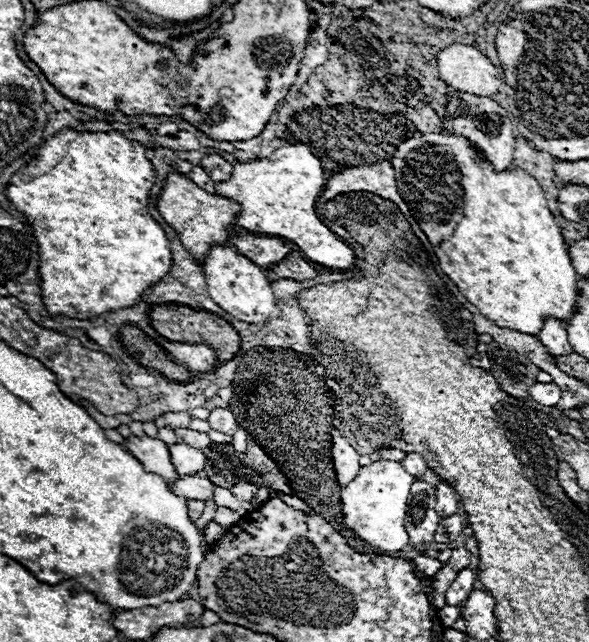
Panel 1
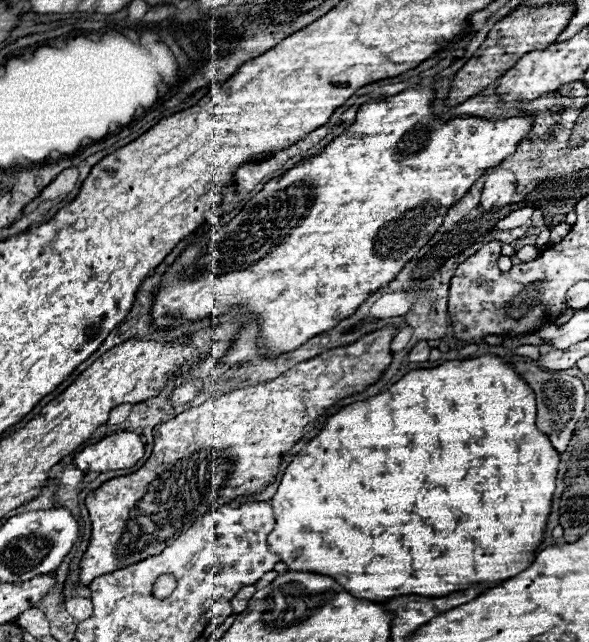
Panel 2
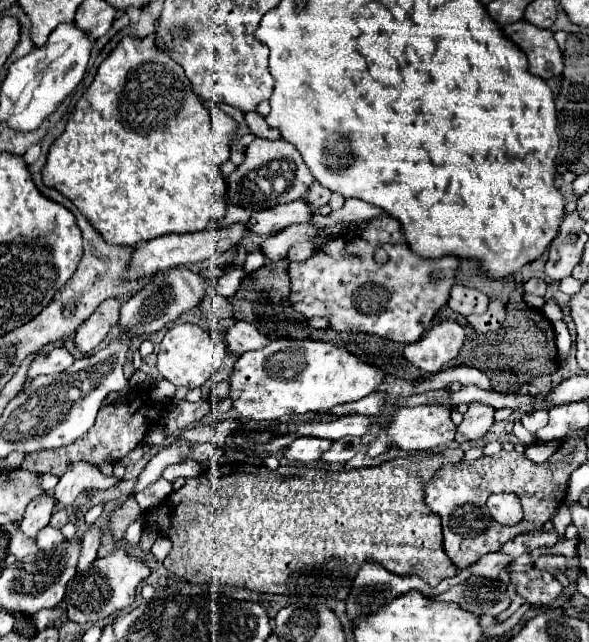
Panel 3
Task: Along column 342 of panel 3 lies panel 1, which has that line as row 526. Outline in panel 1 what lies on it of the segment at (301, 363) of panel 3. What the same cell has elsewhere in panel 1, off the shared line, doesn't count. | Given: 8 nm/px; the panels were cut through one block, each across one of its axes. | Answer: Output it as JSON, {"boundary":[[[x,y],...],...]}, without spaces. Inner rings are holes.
{"boundary":[[[378,460],[362,466],[358,476],[342,488],[342,514],[348,528],[352,528],[362,540],[384,552],[398,552],[408,544],[408,534],[404,530],[406,506],[410,496],[410,486],[414,476],[404,470],[400,462]]]}

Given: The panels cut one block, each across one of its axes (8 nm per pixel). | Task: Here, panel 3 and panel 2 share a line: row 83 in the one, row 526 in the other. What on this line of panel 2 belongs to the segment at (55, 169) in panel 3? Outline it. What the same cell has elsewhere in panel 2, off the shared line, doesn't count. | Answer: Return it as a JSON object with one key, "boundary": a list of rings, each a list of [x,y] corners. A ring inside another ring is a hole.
{"boundary":[[[384,326],[352,344],[330,348],[312,360],[300,362],[270,382],[212,396],[204,404],[154,426],[154,452],[148,462],[130,476],[104,482],[86,498],[86,508],[92,520],[92,538],[80,562],[80,584],[88,586],[98,576],[136,564],[146,556],[160,554],[166,546],[170,546],[170,542],[174,542],[192,526],[194,518],[208,514],[210,510],[216,510],[218,506],[236,498],[252,496],[274,482],[282,454],[290,452],[290,448],[302,438],[302,428],[310,422],[316,422],[344,396],[366,390],[388,368],[392,362],[390,344],[396,332],[396,326]]]}

